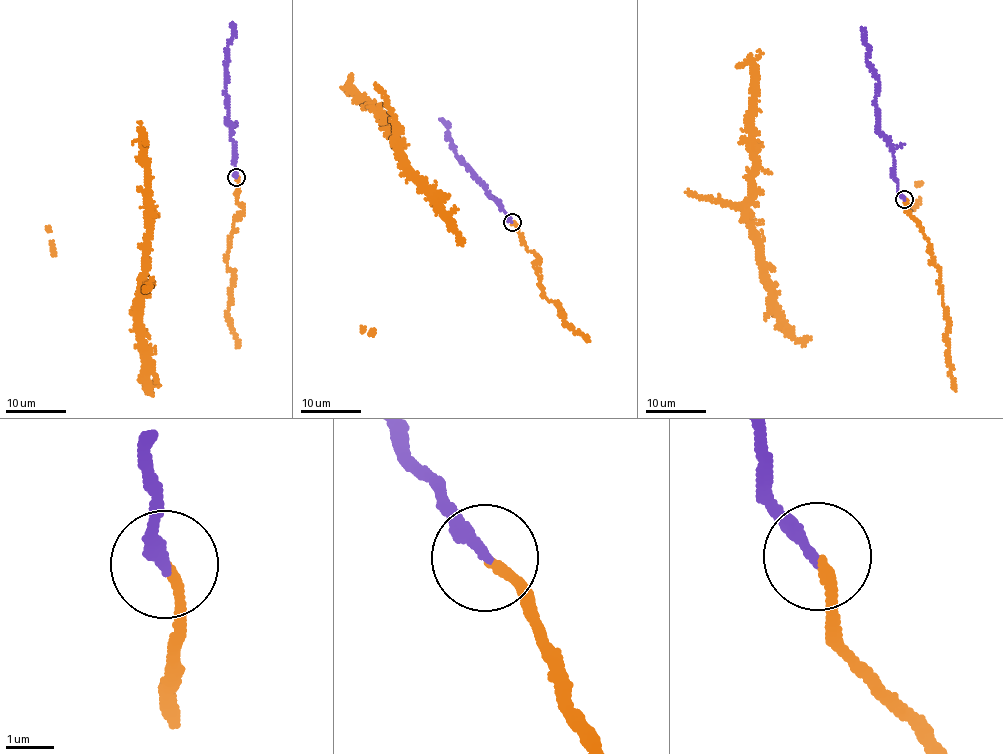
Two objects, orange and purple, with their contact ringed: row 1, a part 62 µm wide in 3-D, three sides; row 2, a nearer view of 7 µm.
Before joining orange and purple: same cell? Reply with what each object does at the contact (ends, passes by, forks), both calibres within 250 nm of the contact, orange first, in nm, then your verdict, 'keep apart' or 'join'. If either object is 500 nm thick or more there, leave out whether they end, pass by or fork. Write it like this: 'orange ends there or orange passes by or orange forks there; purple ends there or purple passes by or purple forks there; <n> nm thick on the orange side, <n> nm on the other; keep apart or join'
orange ends there; purple ends there; 200 nm thick on the orange side, 280 nm on the other; join

